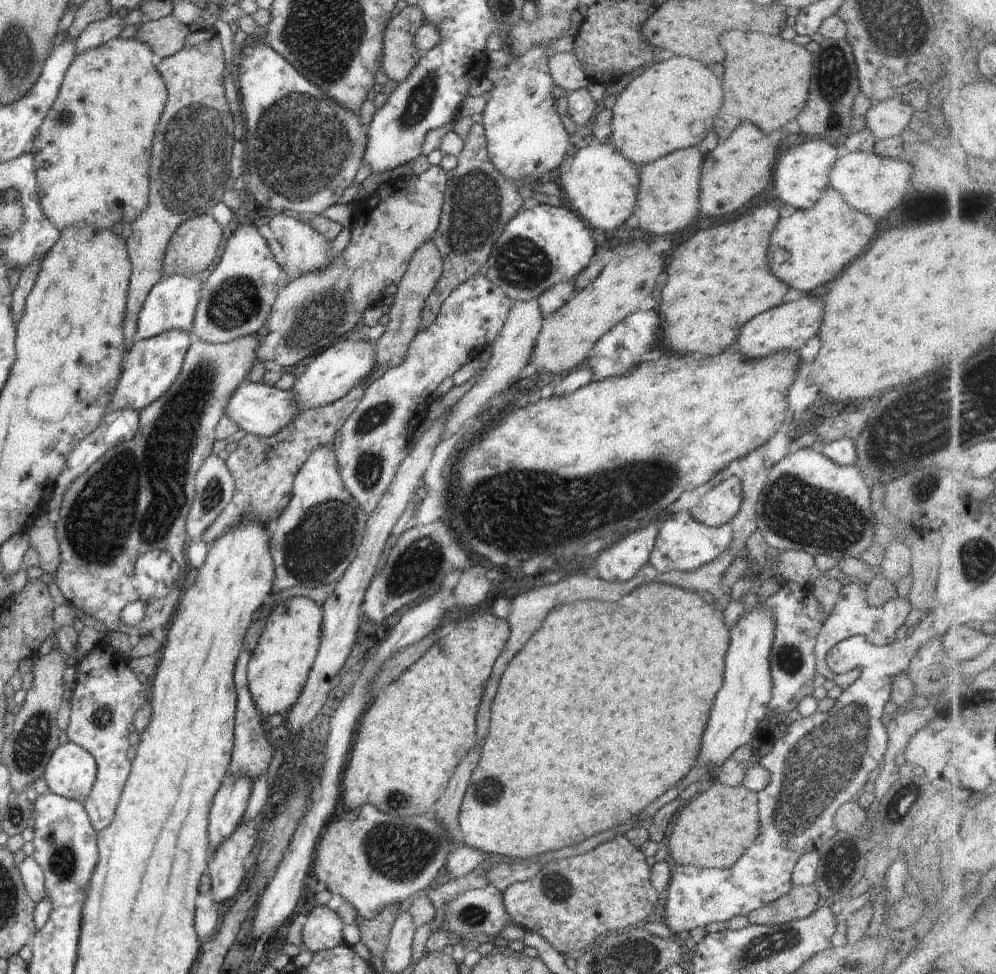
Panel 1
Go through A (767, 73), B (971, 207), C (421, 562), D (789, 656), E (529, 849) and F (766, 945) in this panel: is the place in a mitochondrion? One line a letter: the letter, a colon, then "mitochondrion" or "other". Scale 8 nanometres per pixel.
A: other
B: other
C: mitochondrion
D: mitochondrion
E: other
F: mitochondrion

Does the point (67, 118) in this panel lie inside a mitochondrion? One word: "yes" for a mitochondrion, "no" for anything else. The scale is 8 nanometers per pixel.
yes

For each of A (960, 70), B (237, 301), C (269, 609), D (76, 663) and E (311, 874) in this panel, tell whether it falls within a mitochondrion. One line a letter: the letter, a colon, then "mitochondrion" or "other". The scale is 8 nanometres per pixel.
A: other
B: mitochondrion
C: other
D: other
E: other

